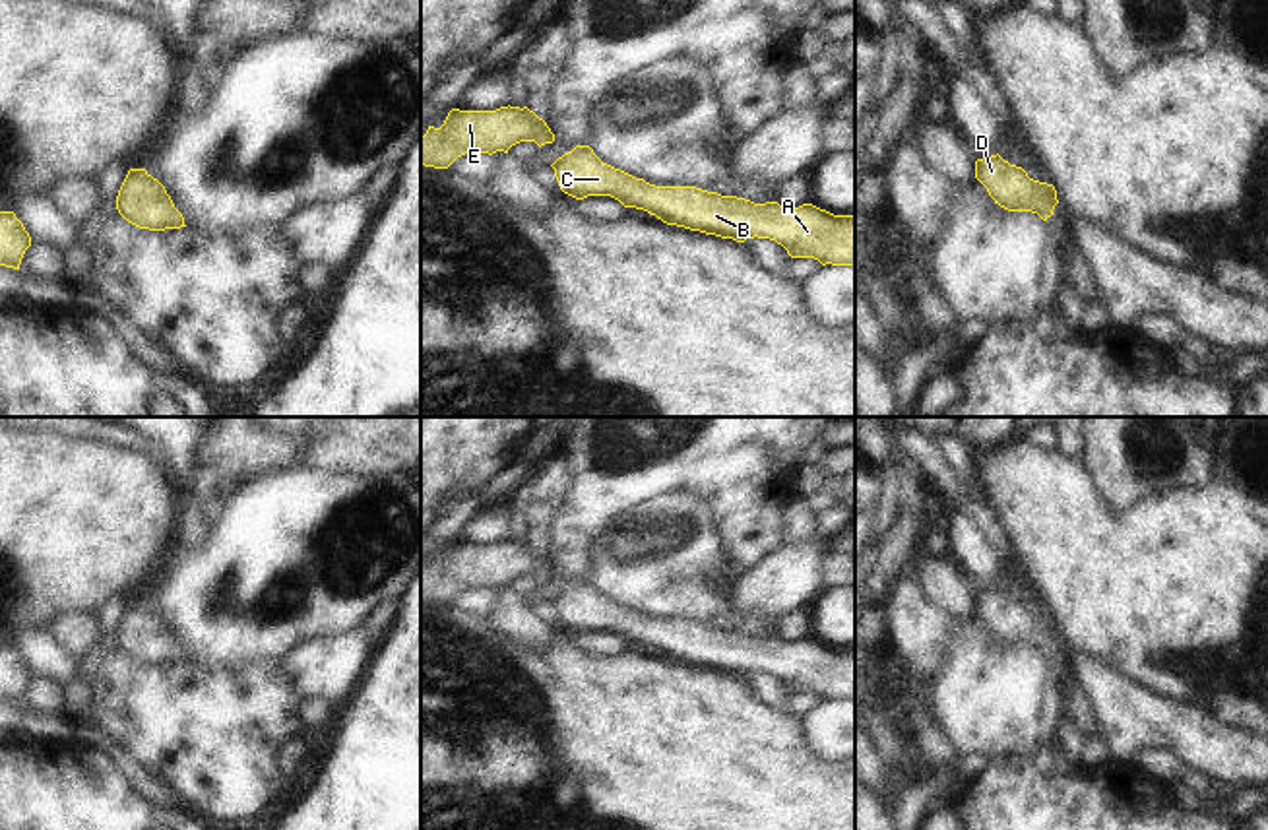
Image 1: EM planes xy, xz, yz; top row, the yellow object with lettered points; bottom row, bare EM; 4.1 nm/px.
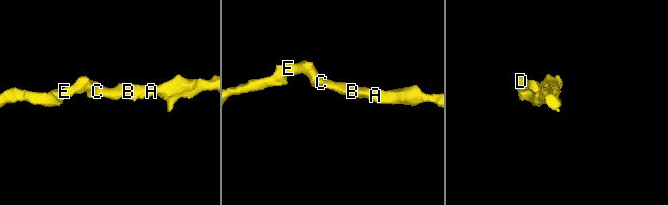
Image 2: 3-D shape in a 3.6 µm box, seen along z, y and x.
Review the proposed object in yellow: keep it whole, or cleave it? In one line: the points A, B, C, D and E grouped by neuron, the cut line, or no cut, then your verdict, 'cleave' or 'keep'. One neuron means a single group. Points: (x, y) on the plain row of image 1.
A B C D E; no cut; keep

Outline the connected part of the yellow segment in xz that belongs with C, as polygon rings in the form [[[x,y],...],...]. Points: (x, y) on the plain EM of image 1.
[[[576,580],[551,601],[560,624],[576,634],[611,630],[624,642],[644,644],[667,659],[737,677],[770,673],[791,692],[814,692],[822,700],[855,700],[855,648],[834,650],[812,638],[754,638],[696,621],[655,621],[603,597],[589,580]]]

